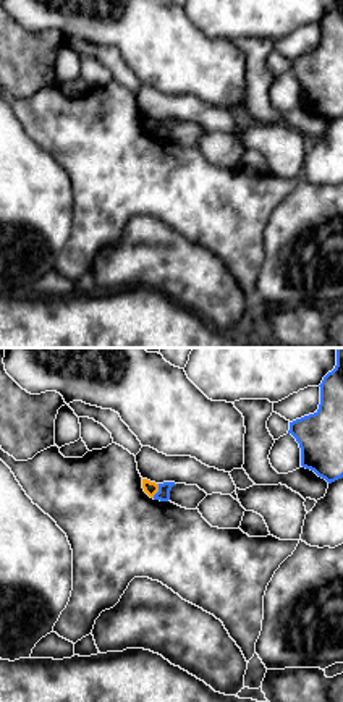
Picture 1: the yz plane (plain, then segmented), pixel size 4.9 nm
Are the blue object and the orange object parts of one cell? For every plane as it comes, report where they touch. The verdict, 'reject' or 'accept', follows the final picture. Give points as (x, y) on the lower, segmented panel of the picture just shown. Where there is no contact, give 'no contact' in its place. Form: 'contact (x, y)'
contact (159, 490)

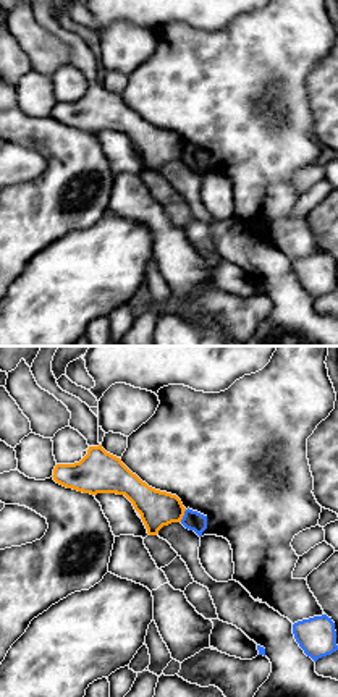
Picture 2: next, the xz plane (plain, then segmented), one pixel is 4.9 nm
contact (183, 516)

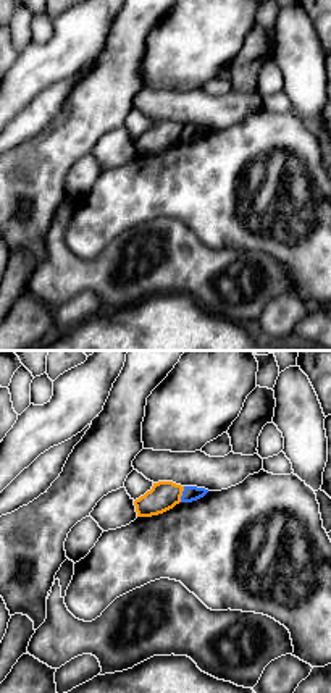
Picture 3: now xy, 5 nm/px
contact (183, 495)

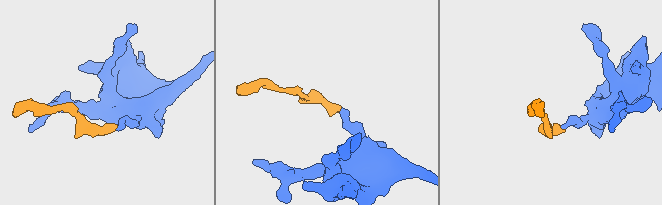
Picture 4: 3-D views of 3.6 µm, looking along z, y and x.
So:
reject

